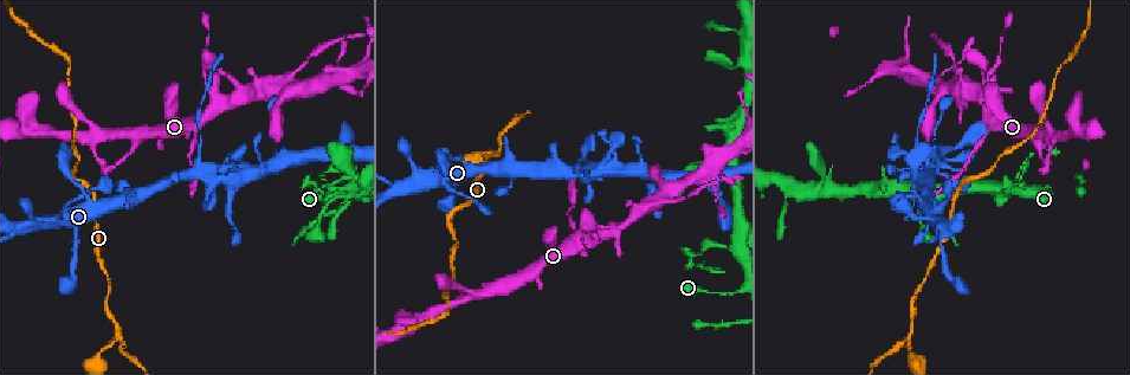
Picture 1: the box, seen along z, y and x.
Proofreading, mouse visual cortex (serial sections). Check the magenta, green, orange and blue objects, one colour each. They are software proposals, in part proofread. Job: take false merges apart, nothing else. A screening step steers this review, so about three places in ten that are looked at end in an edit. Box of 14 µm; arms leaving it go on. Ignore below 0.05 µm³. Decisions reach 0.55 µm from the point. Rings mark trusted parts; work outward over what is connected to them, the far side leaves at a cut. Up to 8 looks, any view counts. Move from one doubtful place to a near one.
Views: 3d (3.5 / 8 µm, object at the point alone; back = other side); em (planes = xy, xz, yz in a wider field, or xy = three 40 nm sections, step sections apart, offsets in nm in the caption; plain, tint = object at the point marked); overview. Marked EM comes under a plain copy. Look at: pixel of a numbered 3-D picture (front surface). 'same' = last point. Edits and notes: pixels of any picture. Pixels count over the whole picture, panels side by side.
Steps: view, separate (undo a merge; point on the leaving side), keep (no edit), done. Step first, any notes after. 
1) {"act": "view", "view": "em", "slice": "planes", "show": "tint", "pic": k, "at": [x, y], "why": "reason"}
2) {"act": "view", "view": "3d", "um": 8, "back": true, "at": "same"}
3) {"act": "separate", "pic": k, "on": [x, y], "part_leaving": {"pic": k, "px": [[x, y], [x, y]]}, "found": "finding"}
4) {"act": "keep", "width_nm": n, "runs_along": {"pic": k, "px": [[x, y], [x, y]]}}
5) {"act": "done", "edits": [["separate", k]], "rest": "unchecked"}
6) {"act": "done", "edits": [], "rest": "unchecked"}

{"act": "view", "view": "3d", "um": 3.5, "pic": 1, "at": [313, 184], "why": "abrupt turn"}

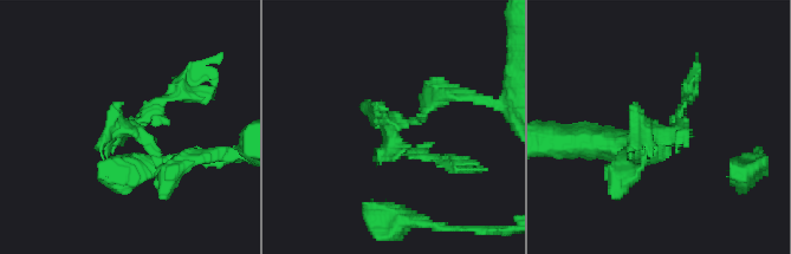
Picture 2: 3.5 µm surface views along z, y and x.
{"act": "view", "view": "em", "slice": "xy", "step": 1, "show": "tint", "pic": 2, "at": [395, 129]}

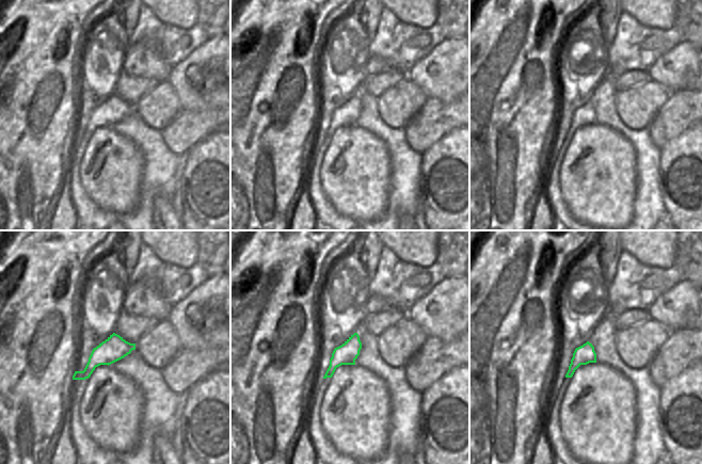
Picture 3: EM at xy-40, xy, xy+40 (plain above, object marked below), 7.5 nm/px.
{"act": "keep", "width_nm": 160, "runs_along": {"pic": 2, "px": [[170, 170], [128, 126], [174, 95]]}, "found": "all the same cell"}

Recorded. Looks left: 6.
{"act": "view", "view": "3d", "um": 8, "pic": 1, "at": [199, 159], "why": "calibre changes"}

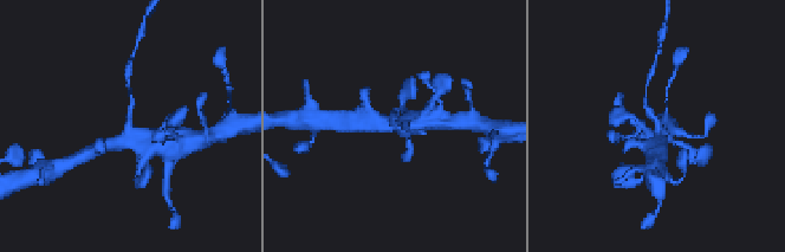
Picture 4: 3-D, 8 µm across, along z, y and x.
{"act": "view", "view": "3d", "um": 3.5, "back": true, "pic": 4, "at": [659, 126]}

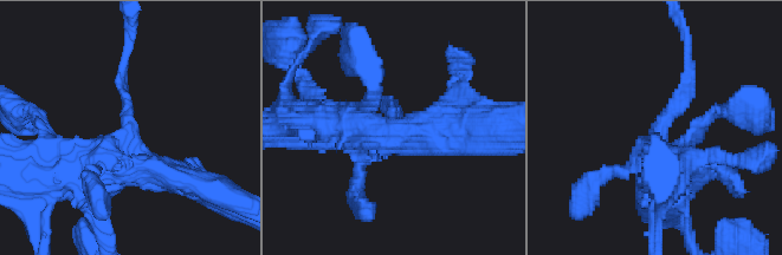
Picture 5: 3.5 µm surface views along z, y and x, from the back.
{"act": "view", "view": "em", "slice": "xy", "step": 3, "show": "tint", "pic": 5, "at": [131, 130], "arm_widths_nm": [150, 450], "why": "need the tissue"}

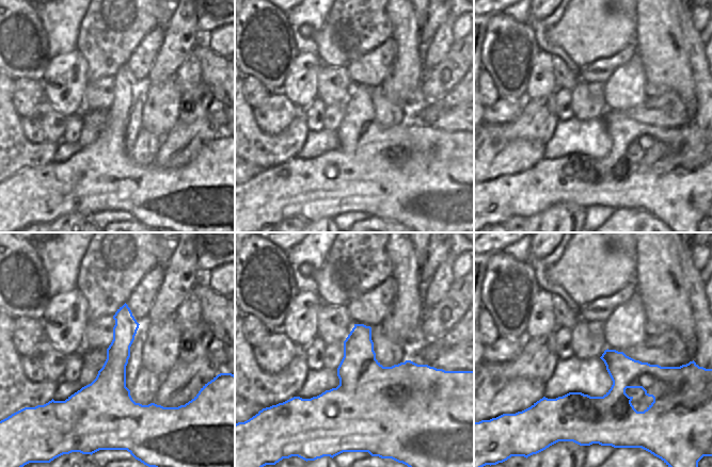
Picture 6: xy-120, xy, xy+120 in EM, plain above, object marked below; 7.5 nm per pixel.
{"act": "separate", "pic": 5, "on": [687, 65], "width_nm": 380, "part_leaving": {"pic": 5, "px": [[678, 103], [691, 84], [687, 33]]}, "found": "a second cell is stuck on"}

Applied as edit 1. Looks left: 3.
{"act": "view", "view": "overview"}

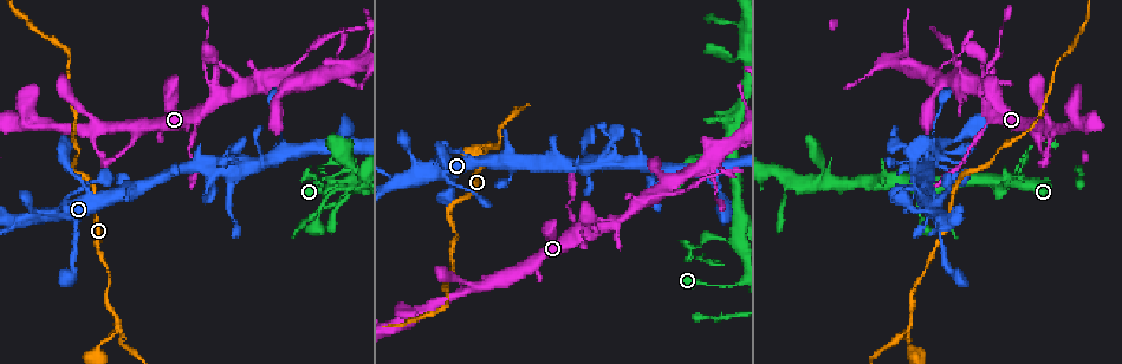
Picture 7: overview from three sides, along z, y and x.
{"act": "view", "view": "3d", "um": 3.5, "pic": 7, "at": [336, 200], "why": "a narrow waist"}

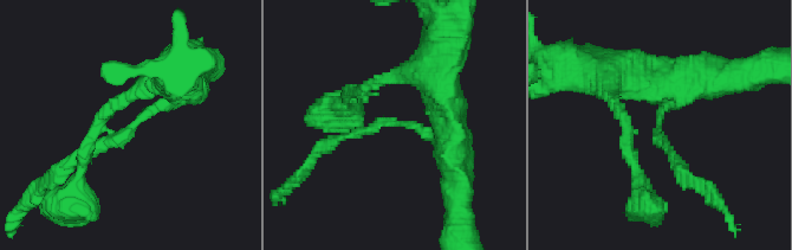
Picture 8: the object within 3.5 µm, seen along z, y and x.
{"act": "view", "view": "em", "slice": "xy", "step": 5, "show": "tint", "pic": 8, "at": [400, 124]}

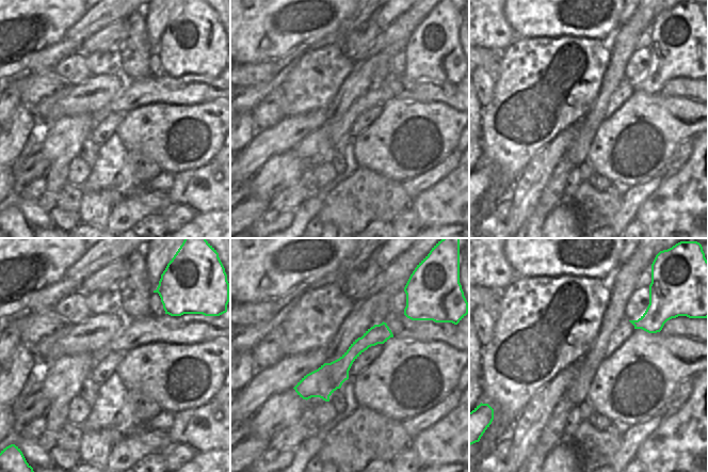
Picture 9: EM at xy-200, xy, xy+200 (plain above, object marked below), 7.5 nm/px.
{"act": "separate", "pic": 8, "on": [371, 127], "part_leaving": {"pic": 8, "px": [[403, 124], [382, 122], [316, 152]]}, "found": "two cells meet here"}

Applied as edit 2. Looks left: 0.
{"act": "done", "edits": [["separate", 5], ["separate", 8]], "rest": "unchecked"}

